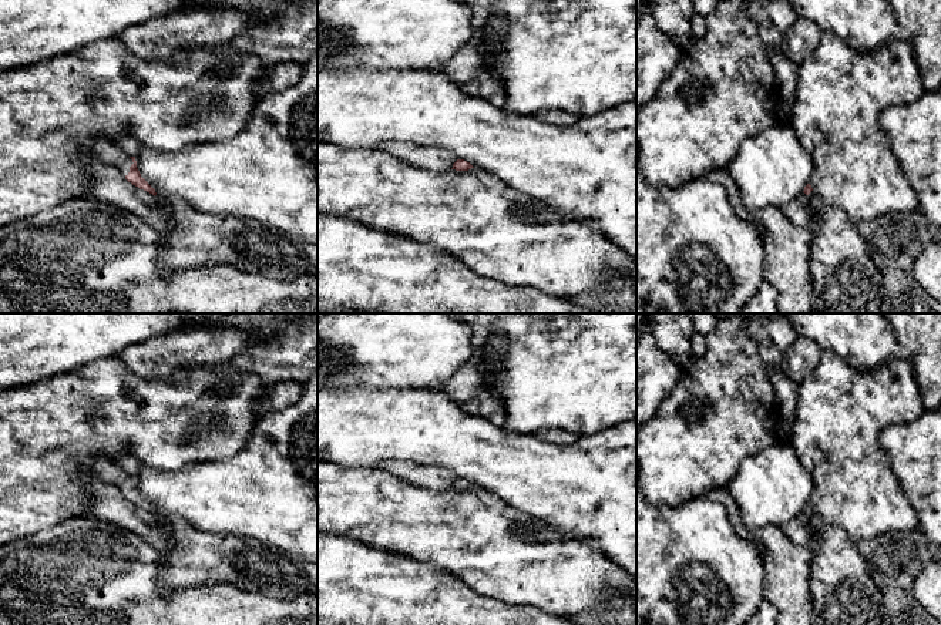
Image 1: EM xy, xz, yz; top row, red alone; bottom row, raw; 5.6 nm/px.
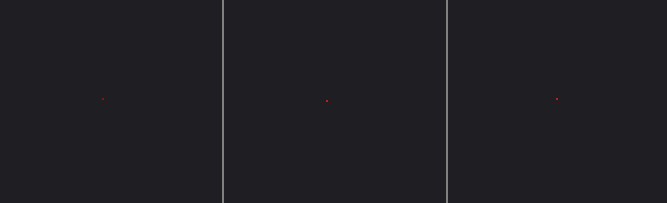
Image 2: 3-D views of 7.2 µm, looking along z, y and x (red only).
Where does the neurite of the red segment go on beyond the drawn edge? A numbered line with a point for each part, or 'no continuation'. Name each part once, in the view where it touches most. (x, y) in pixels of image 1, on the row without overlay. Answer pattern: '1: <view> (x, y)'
1: xy (104, 470)

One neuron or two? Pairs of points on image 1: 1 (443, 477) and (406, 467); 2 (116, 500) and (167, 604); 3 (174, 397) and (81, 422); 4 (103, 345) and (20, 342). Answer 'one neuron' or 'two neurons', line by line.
1: one neuron
2: two neurons
3: one neuron
4: one neuron

